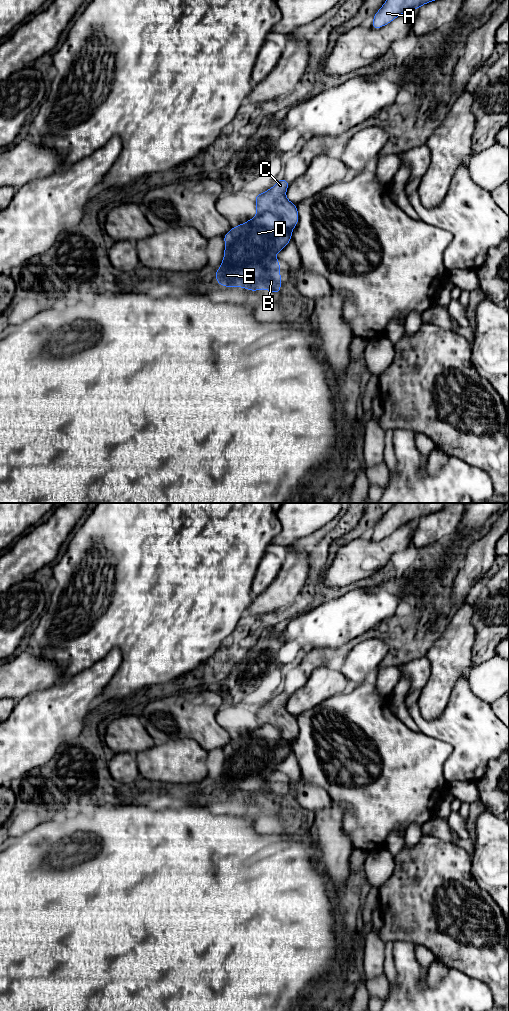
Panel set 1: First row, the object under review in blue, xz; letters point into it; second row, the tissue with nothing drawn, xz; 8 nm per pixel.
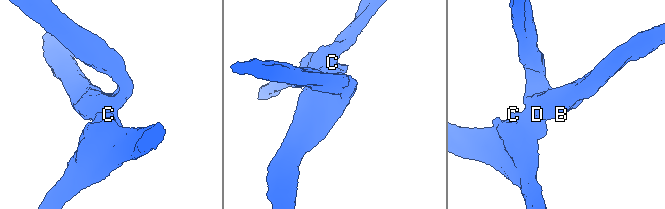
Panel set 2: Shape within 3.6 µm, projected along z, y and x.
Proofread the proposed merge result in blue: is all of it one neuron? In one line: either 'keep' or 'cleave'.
cleave

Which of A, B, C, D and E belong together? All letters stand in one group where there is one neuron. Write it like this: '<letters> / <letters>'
A C / B D E

